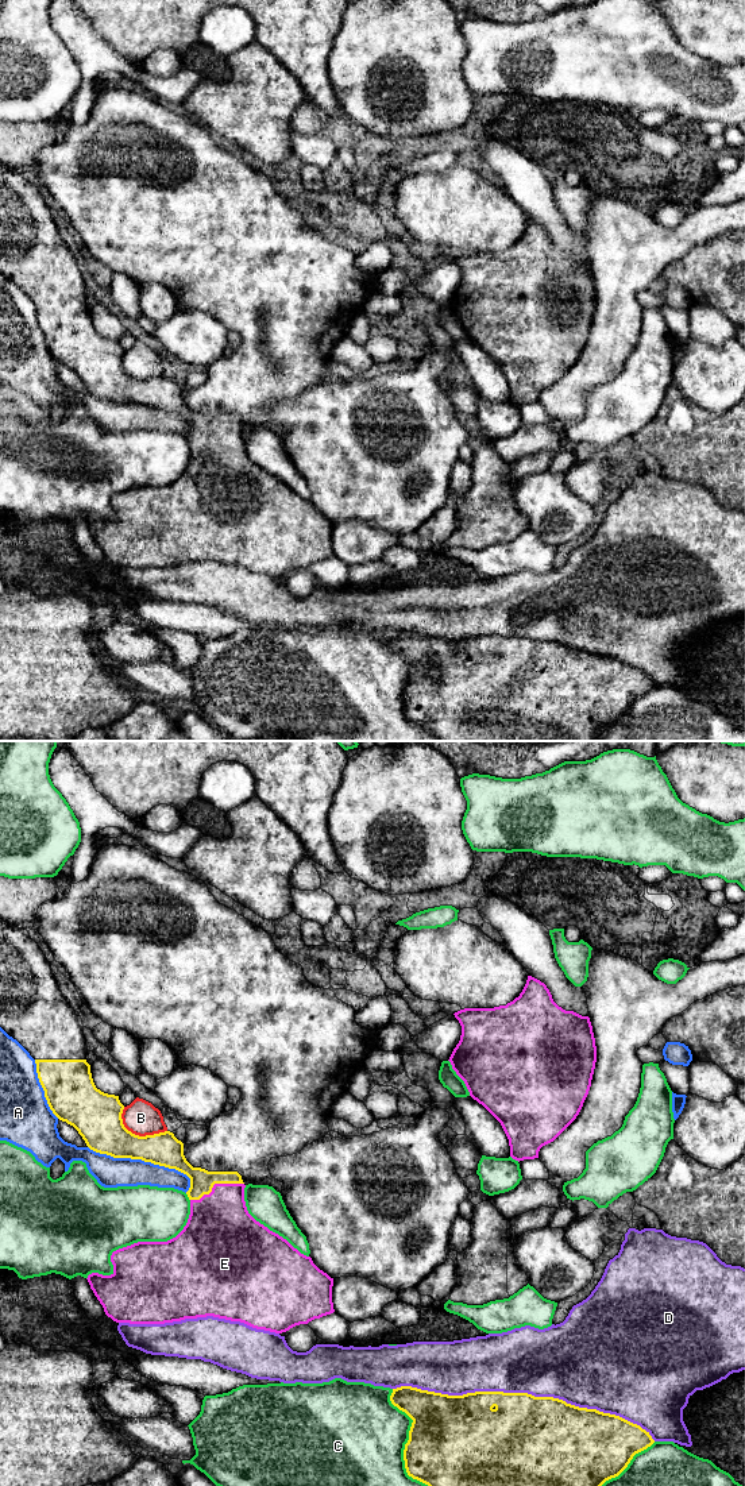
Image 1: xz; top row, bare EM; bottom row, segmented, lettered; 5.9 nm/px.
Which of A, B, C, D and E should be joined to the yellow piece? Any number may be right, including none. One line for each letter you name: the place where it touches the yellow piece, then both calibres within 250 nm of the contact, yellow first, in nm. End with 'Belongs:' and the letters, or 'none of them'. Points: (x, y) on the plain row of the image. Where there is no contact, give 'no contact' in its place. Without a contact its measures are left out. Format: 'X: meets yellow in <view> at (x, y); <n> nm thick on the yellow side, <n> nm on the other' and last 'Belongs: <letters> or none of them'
E: meets yellow in xz at (215, 427); 140 nm thick on the yellow side, 380 nm on the other
Belongs: E

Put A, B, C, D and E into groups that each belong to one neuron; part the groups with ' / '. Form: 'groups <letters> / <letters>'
groups A / B / C / D / E

